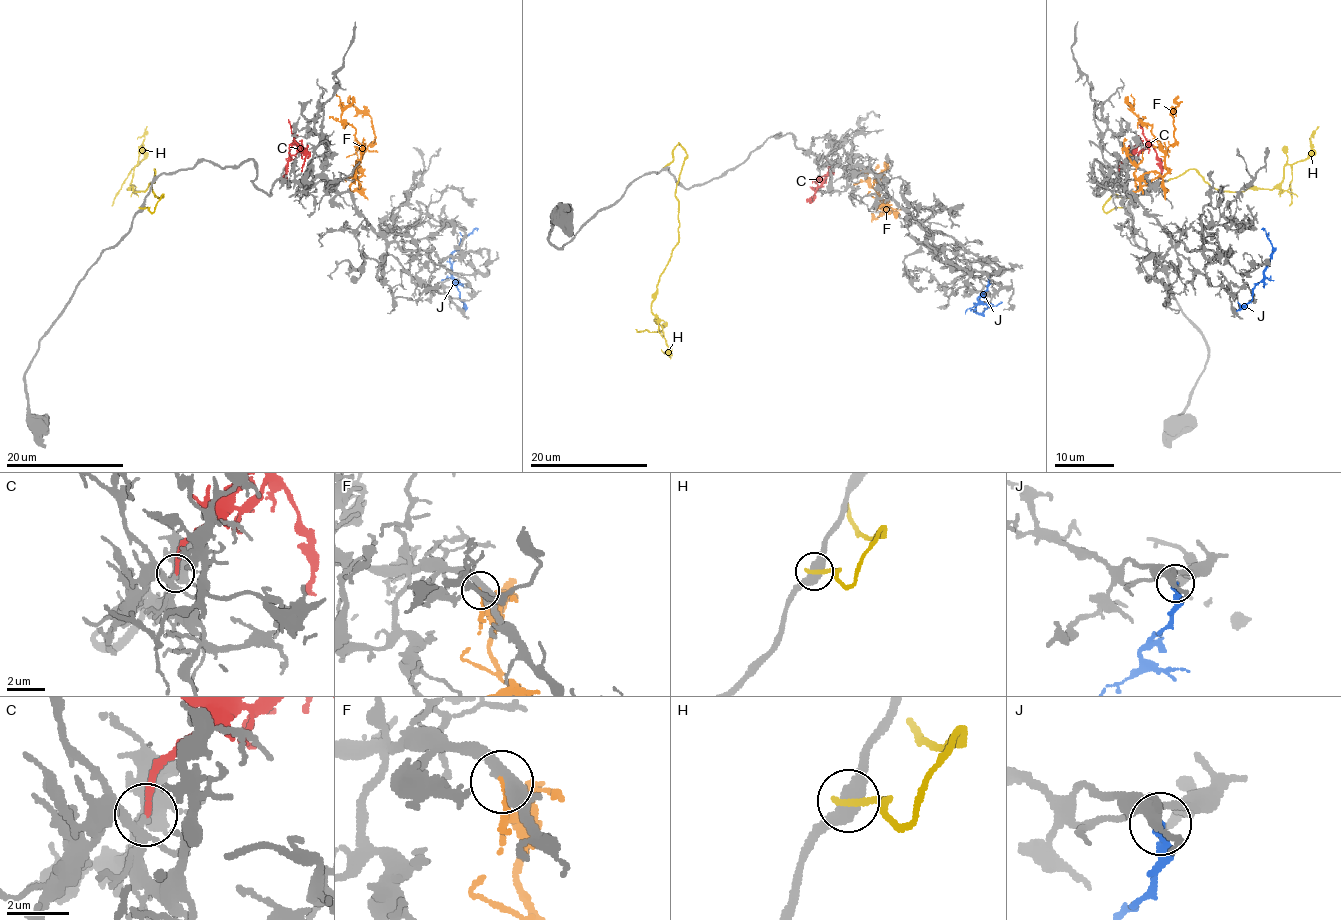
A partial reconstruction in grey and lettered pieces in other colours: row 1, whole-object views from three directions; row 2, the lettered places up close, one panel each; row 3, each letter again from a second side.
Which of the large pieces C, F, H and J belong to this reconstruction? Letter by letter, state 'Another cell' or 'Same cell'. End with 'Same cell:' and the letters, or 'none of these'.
C: Same cell
F: Same cell
H: Another cell
J: Another cell
Same cell: C, F

